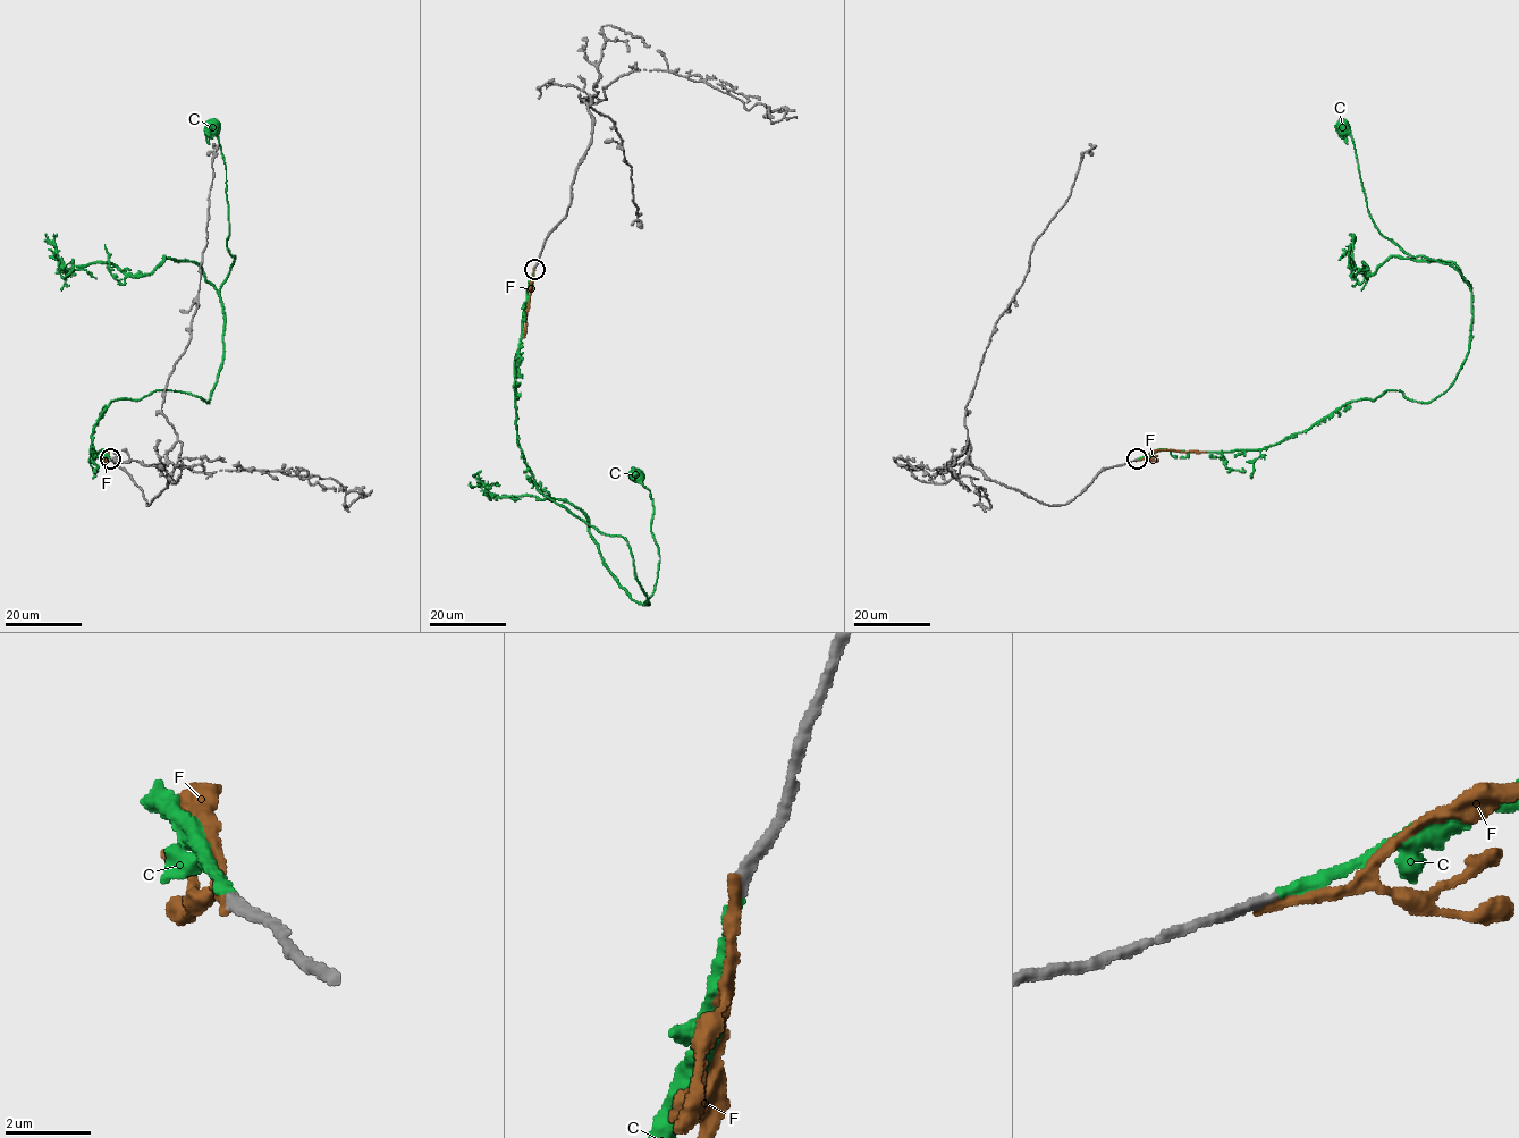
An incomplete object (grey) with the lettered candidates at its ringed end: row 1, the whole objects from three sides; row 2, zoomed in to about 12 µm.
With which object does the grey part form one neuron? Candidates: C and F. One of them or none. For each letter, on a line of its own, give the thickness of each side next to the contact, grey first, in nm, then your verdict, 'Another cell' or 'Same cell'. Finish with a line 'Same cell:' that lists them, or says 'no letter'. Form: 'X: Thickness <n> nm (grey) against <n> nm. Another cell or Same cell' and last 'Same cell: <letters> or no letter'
C: Thickness 220 nm (grey) against 280 nm. Same cell
F: Thickness 280 nm (grey) against 260 nm. Another cell
Same cell: C

